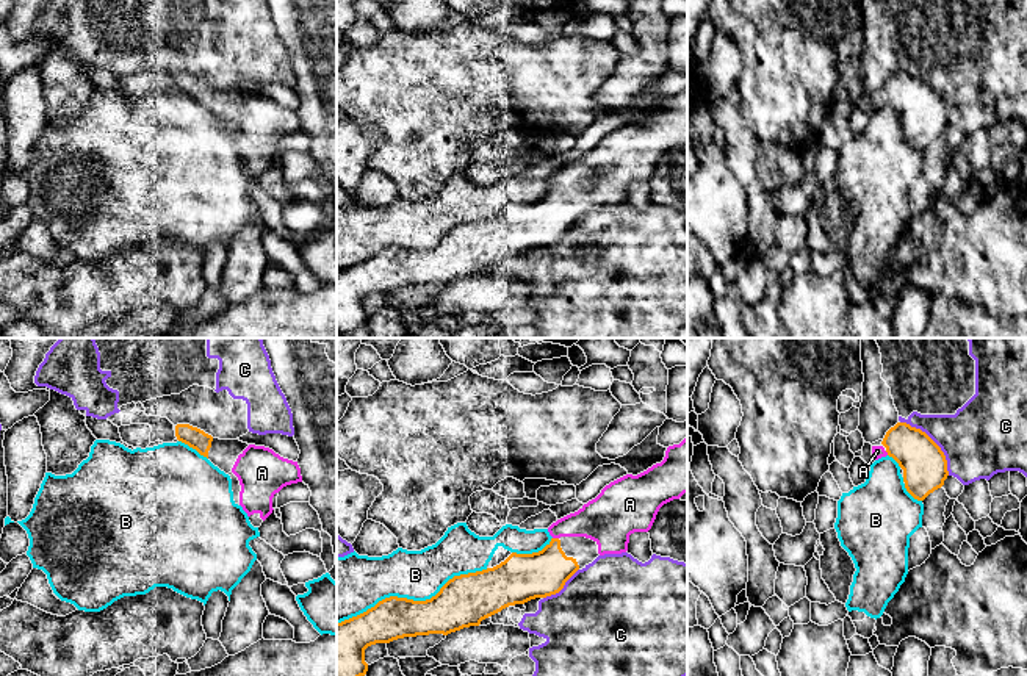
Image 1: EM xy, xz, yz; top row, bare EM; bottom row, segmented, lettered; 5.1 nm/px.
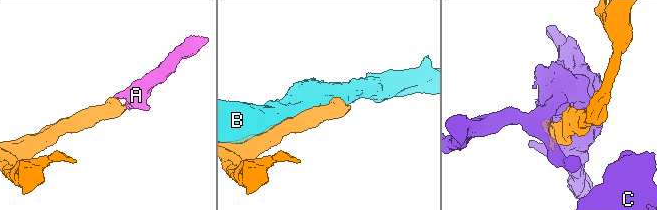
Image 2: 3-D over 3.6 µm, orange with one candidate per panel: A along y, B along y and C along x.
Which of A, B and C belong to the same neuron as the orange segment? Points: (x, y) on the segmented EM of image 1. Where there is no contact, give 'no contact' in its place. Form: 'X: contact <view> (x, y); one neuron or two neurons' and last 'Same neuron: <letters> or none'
A: contact xz (556, 539); one neuron
B: contact xz (412, 600); two neurons
C: contact yz (933, 442); two neurons
Same neuron: A

